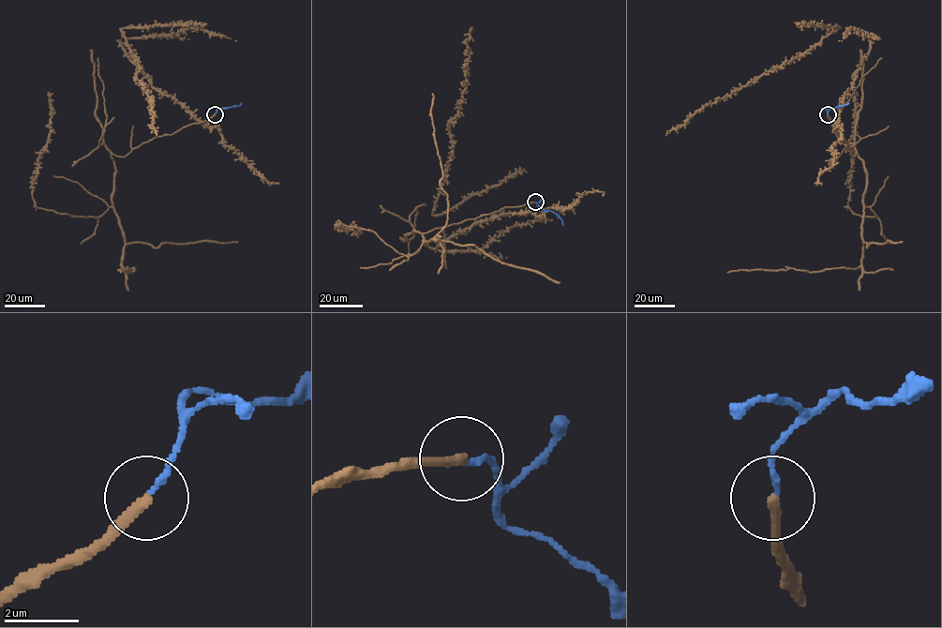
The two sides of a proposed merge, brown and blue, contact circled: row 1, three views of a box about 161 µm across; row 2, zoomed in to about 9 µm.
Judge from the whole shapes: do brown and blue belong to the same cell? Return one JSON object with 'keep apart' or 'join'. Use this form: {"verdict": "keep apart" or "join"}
{"verdict": "keep apart"}

